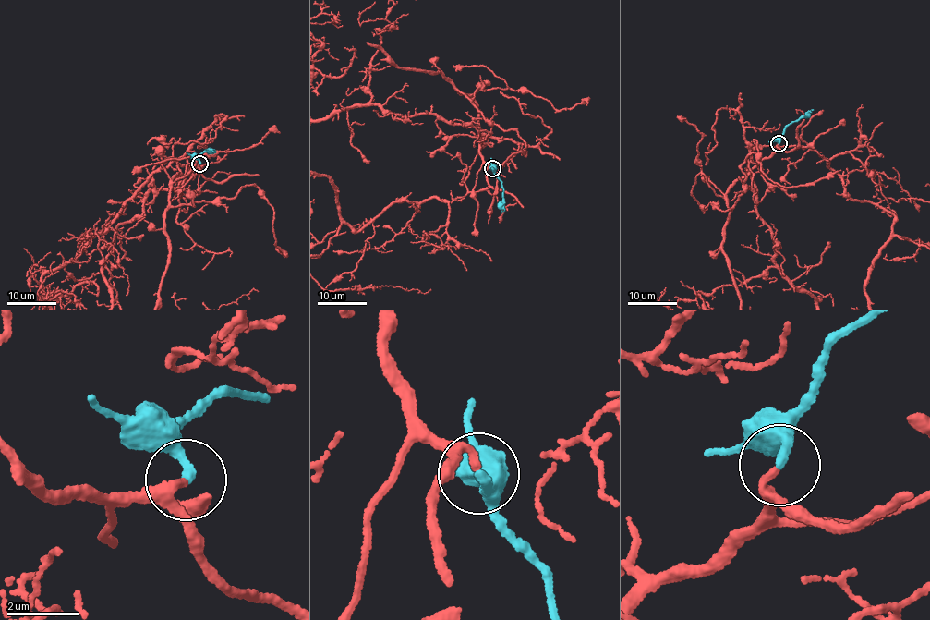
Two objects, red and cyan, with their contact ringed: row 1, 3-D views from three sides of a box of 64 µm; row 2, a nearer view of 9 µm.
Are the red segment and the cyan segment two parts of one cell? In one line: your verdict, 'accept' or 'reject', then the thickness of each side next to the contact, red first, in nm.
accept | 200/240 nm

